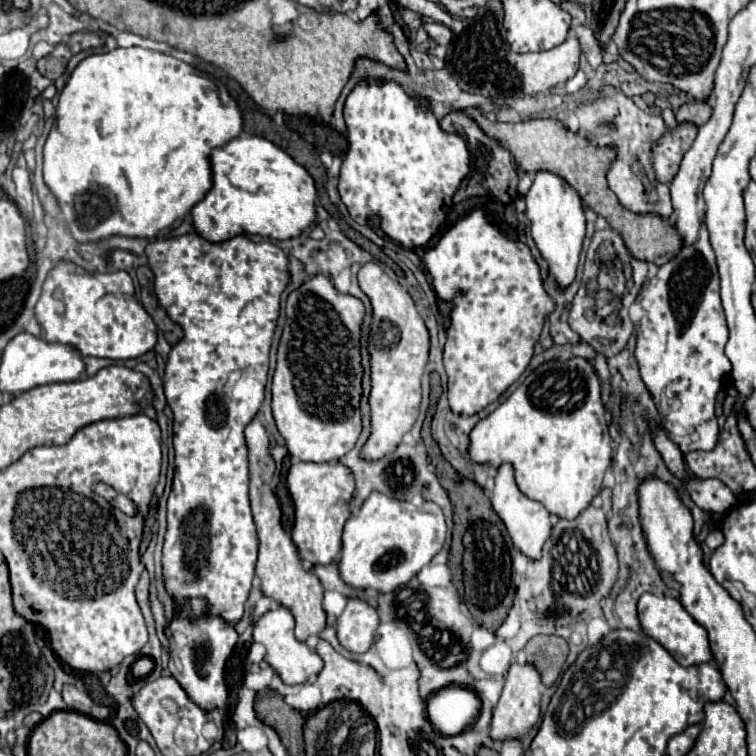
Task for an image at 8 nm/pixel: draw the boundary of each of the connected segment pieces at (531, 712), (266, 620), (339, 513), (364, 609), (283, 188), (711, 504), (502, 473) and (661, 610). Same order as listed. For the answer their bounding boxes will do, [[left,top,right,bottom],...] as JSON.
[[489,662,541,740],[253,606,323,686],[287,462,355,566],[337,598,379,652],[191,136,317,242],[687,478,737,514],[491,464,551,560],[637,592,711,666]]

